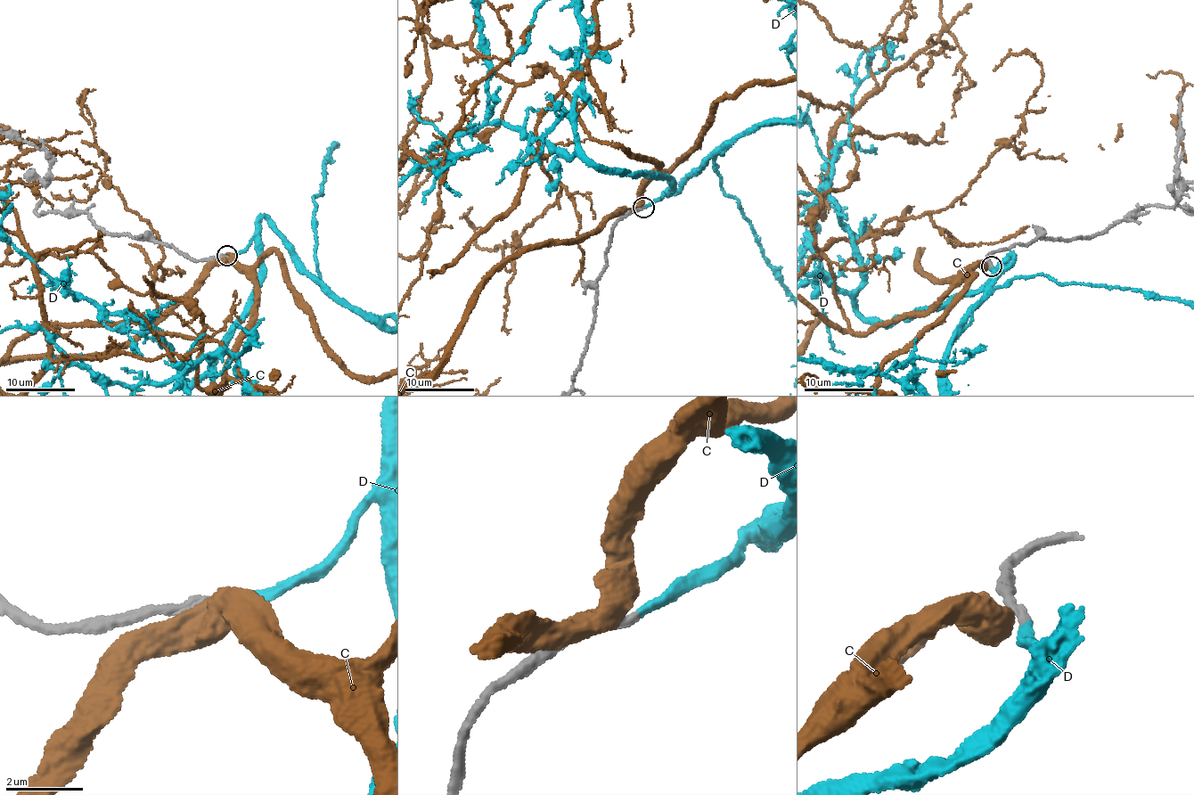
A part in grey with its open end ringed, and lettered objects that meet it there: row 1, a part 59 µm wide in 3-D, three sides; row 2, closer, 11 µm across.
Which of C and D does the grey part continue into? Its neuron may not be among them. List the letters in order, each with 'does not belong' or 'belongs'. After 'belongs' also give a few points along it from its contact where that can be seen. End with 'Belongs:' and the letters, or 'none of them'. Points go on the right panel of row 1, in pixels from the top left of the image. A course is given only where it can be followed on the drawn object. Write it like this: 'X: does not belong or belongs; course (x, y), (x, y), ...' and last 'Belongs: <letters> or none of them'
C: does not belong
D: belongs
Belongs: D

